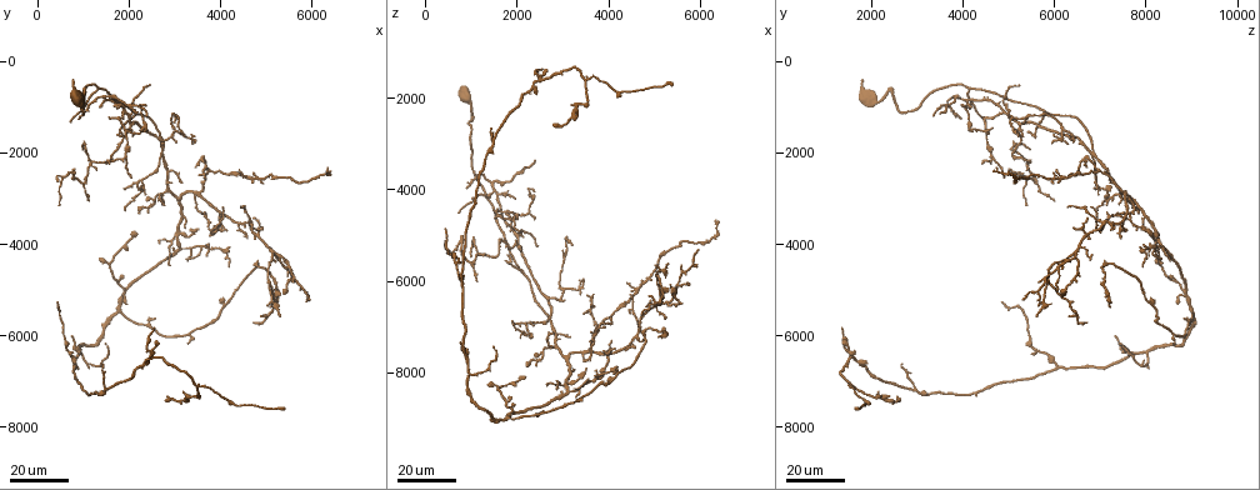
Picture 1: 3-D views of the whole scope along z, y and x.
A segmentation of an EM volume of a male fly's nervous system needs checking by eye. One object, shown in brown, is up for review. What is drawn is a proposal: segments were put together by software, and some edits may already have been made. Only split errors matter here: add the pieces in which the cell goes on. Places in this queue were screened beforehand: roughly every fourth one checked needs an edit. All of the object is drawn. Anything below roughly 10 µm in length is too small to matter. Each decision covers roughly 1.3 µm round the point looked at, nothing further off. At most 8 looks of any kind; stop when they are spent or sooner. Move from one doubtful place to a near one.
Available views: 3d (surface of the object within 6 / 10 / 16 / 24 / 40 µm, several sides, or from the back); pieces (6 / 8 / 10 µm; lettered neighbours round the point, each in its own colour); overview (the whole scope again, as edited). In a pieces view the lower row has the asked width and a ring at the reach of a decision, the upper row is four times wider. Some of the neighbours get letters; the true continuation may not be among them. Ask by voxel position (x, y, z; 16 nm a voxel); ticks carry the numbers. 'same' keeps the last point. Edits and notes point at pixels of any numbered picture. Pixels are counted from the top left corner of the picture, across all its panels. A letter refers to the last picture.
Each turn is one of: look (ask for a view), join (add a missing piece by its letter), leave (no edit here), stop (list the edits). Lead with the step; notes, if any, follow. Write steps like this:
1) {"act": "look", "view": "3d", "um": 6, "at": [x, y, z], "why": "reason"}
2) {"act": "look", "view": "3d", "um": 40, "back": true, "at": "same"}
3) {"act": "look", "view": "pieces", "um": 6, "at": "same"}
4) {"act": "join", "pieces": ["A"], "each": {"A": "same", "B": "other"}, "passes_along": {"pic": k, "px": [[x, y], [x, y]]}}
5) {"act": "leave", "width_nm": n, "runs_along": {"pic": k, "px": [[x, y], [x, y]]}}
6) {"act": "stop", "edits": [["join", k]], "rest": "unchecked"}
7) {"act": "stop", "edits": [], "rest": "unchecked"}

{"act": "look", "view": "3d", "um": 16, "at": [1100, 6700, 8100]}

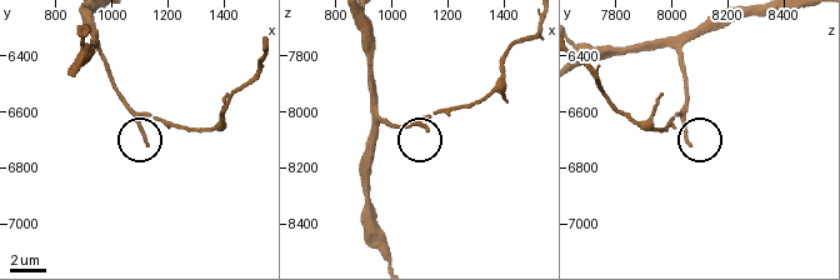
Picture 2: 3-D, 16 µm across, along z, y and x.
{"act": "look", "view": "pieces", "um": 6, "at": [1120, 6710, 8060]}

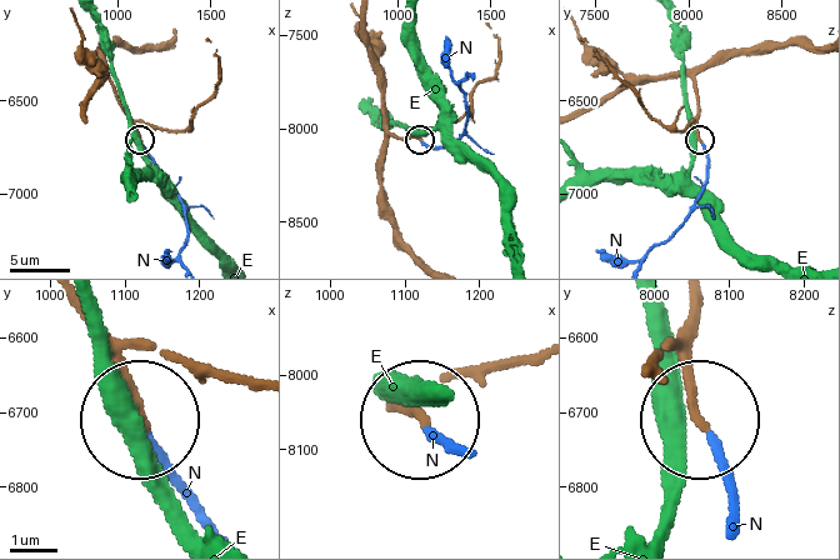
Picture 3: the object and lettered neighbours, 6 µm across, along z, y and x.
{"act": "join", "pieces": ["N"], "each": {"E": "other", "N": "same"}, "passes_along": {"pic": 3, "px": [[385, 408], [445, 439]]}, "found": "it goes on there"}

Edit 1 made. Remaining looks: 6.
{"act": "look", "view": "overview", "why": "redraw"}

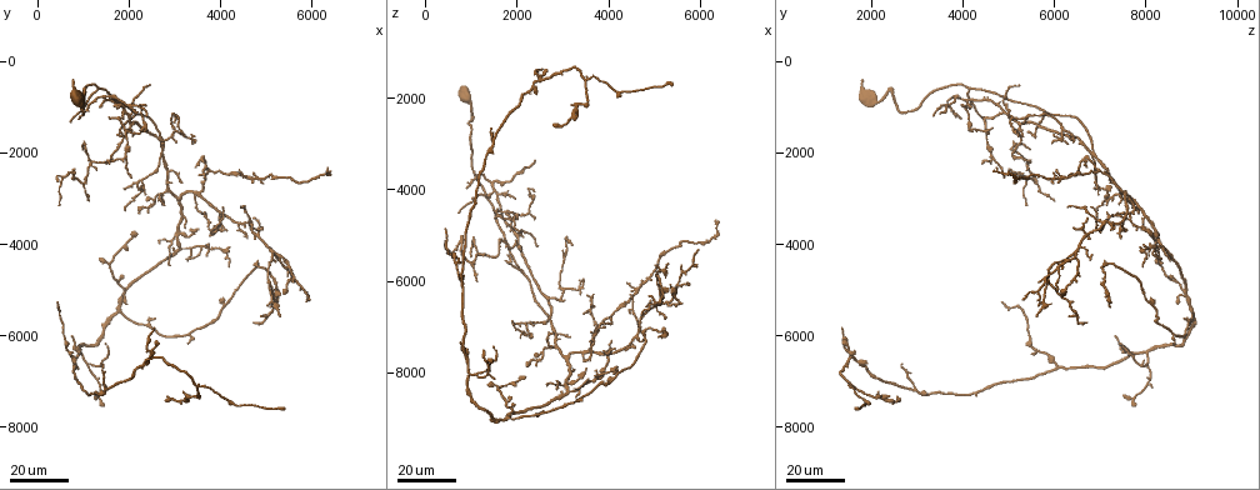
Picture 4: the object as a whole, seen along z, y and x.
{"act": "look", "view": "3d", "um": 16, "at": [5350, 5600, 5600], "why": "tapers out"}

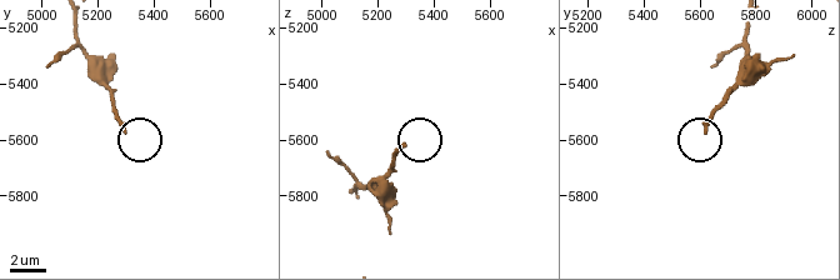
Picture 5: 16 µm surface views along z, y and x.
{"act": "look", "view": "pieces", "um": 10, "at": [5290, 5560, 5610]}

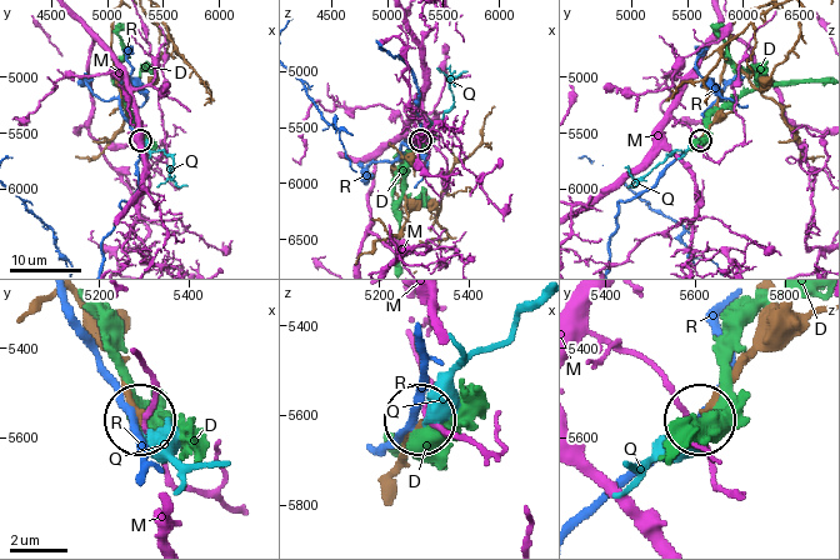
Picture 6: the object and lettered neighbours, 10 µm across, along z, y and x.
{"act": "join", "pieces": ["Q"], "width_nm": 200, "each": {"D": "other", "M": "other", "Q": "same", "R": "other"}, "found": "the cell continues"}

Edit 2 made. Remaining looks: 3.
{"act": "look", "view": "3d", "um": 24, "at": [750, 1300, 4500], "why": "end of a long branch"}

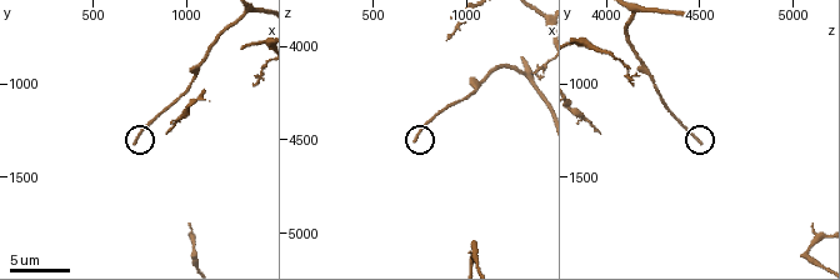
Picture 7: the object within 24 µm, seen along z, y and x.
{"act": "look", "view": "pieces", "um": 10, "at": [720, 1320, 4500], "why": "see the neighbours"}

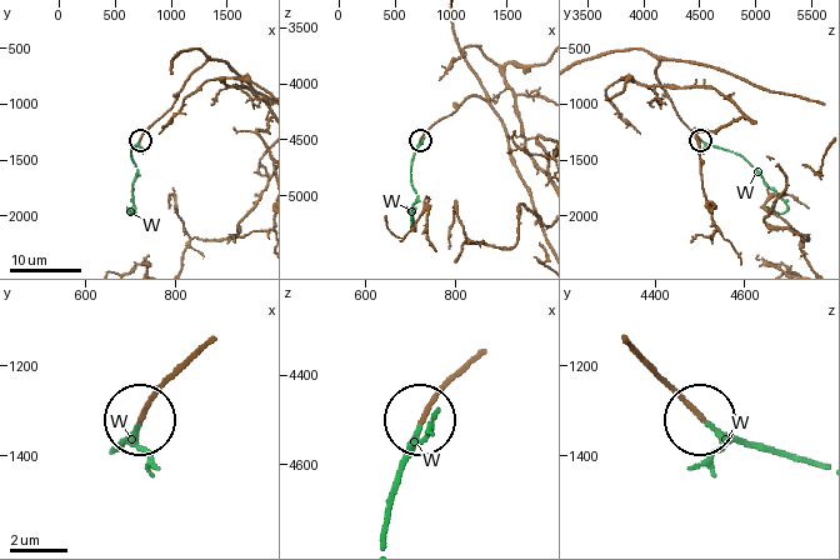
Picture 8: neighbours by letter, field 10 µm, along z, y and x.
{"act": "join", "pieces": ["W"], "width_nm": 160, "each": {"W": "same"}, "passes_along": {"pic": 8, "px": [[200, 351], [114, 445]]}, "found": "it goes on there"}

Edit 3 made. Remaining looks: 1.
{"act": "stop", "edits": [["join", 3], ["join", 6], ["join", 8]], "rest": "unchecked"}

